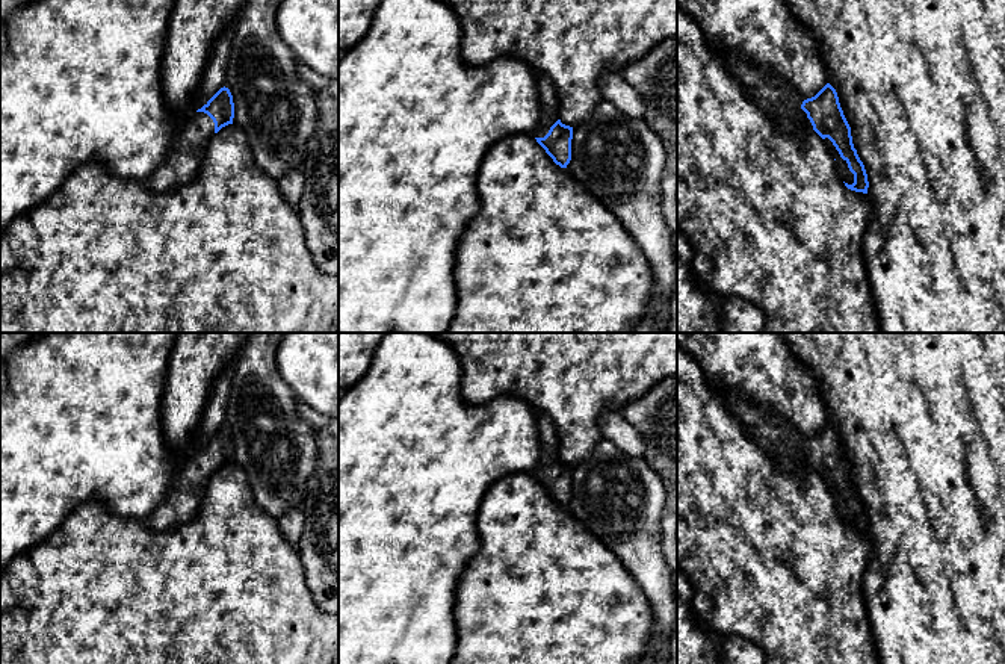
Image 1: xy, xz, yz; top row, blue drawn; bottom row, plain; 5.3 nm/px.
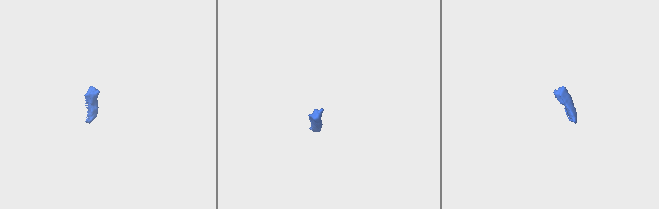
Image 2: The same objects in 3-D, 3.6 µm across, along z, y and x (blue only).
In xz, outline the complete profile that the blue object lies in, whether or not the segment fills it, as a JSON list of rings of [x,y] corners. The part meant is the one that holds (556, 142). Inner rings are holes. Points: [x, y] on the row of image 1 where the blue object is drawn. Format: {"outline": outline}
{"outline": [[[535,71],[535,82],[541,100],[541,118],[538,127],[530,133],[561,168],[571,160],[573,127],[558,118],[558,95],[553,82],[541,71]]]}

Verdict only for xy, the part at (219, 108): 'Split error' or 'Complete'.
Split error

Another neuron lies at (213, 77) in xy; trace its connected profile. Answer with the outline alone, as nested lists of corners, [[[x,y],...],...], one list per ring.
[[[237,21],[222,33],[210,54],[206,71],[199,82],[198,95],[193,103],[192,115],[201,109],[207,101],[221,89],[225,83],[225,71],[228,64],[228,54],[231,47],[231,39],[236,30]]]

